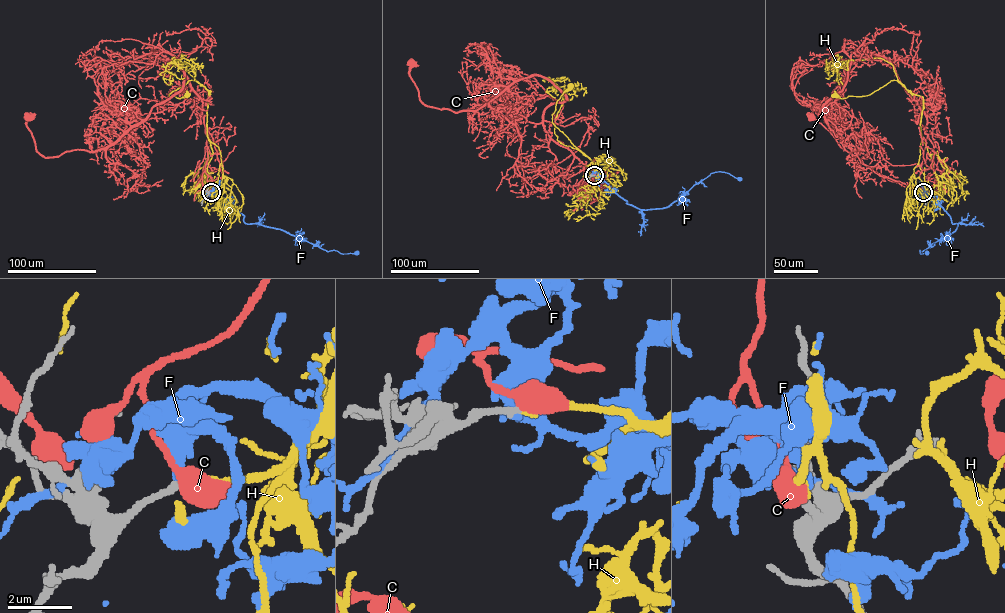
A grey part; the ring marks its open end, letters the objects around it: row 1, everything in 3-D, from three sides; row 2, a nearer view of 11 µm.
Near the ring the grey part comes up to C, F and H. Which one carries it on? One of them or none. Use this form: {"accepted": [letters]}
{"accepted": ["H"]}

